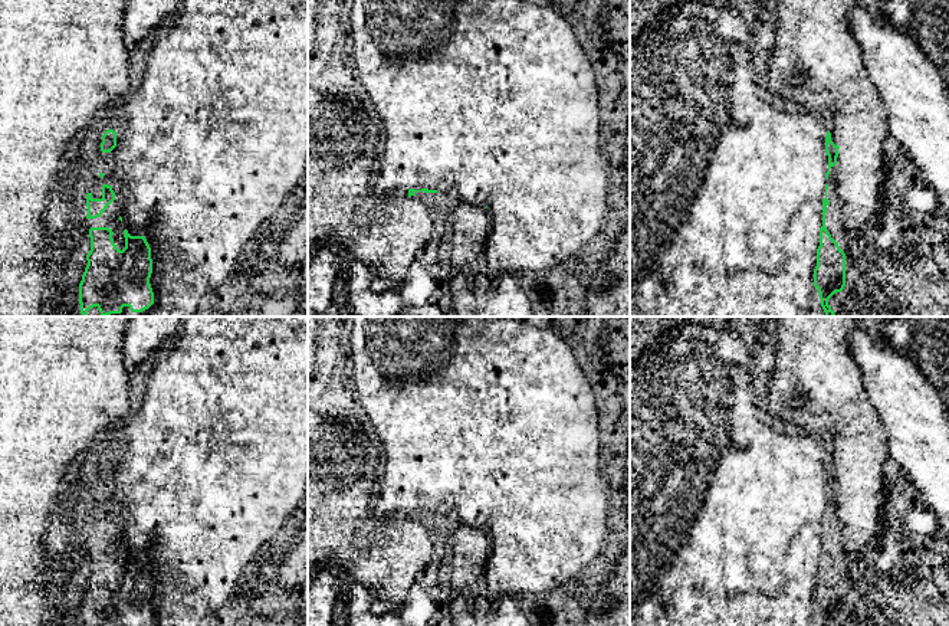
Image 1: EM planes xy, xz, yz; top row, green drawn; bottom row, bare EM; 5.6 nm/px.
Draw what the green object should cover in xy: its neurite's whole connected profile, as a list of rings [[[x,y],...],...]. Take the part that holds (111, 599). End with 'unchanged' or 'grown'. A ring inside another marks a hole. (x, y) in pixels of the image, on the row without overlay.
[[[112,508],[86,517],[86,550],[89,551],[91,573],[88,587],[79,606],[79,626],[154,626],[150,606],[152,596],[151,570],[144,558],[131,558],[118,543]]]; grown

